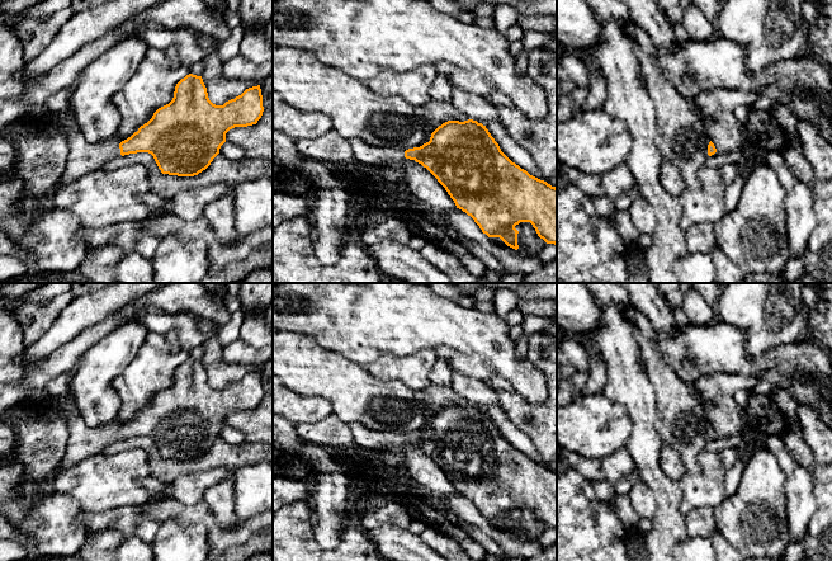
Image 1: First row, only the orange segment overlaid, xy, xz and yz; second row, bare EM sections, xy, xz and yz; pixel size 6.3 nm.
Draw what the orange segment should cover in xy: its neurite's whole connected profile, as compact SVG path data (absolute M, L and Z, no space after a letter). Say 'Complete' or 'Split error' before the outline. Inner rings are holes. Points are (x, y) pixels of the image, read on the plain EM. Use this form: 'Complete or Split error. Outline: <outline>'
Split error. Outline: M189 358L176 368L172 385L159 392L147 407L122 426L117 423L109 423L103 426L89 428L79 410L67 399L63 401L66 406L63 412L67 420L68 440L57 471L95 453L101 453L107 446L119 439L137 437L151 438L162 458L198 459L219 438L221 430L226 426L226 418L230 414L256 409L263 396L260 369L246 373L241 380L226 386L223 390L216 390L208 382L202 360Z

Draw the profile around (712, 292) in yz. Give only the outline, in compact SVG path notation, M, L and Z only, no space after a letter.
M691 283L691 287L699 291L712 307L717 308L723 292L723 287L719 283Z

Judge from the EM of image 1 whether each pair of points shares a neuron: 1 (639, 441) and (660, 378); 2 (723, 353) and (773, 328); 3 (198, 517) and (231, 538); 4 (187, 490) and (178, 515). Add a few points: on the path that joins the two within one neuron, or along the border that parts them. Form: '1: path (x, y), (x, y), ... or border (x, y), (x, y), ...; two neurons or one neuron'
1: border (643, 363), (655, 392), (657, 420); two neurons
2: border (723, 323), (743, 333), (750, 357), (775, 348); two neurons
3: path (206, 521), (223, 538); one neuron
4: border (202, 499), (193, 504), (180, 503); two neurons

